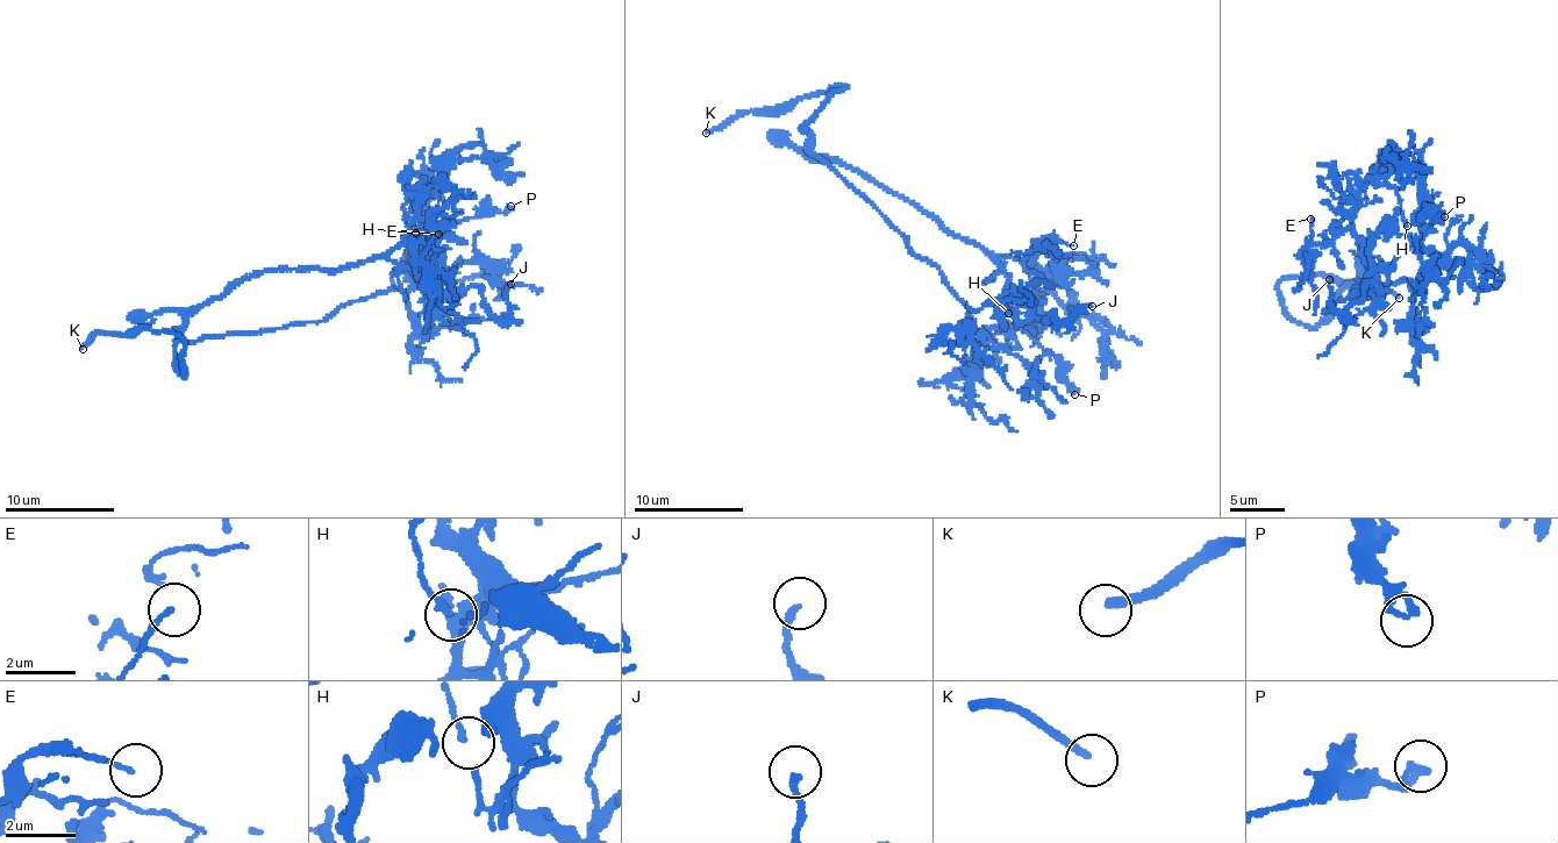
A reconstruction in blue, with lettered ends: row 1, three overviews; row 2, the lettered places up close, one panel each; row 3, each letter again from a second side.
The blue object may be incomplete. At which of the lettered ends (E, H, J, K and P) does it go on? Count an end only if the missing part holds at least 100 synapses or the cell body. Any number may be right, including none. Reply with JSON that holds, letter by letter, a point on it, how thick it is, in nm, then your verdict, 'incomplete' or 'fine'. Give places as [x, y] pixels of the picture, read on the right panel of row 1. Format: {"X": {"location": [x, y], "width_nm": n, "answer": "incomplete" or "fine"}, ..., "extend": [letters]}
{"E": {"location": [1310, 219], "width_nm": 120, "answer": "fine"}, "H": {"location": [1407, 226], "width_nm": 120, "answer": "fine"}, "J": {"location": [1329, 279], "width_nm": 170, "answer": "fine"}, "K": {"location": [1399, 298], "width_nm": 220, "answer": "incomplete"}, "P": {"location": [1444, 216], "width_nm": 240, "answer": "fine"}, "extend": ["K"]}

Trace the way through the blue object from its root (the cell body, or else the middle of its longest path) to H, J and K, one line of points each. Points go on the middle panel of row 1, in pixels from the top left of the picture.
H: (816, 156), (855, 169), (990, 251), (1050, 268), (1048, 285), (1033, 298), (1009, 300), (1008, 313)
J: (816, 156), (855, 169), (992, 252), (1012, 298), (1043, 320), (1055, 314), (1064, 321), (1092, 306)
K: (816, 156), (807, 131), (802, 133), (815, 111), (845, 85), (773, 107), (740, 111), (706, 133)

